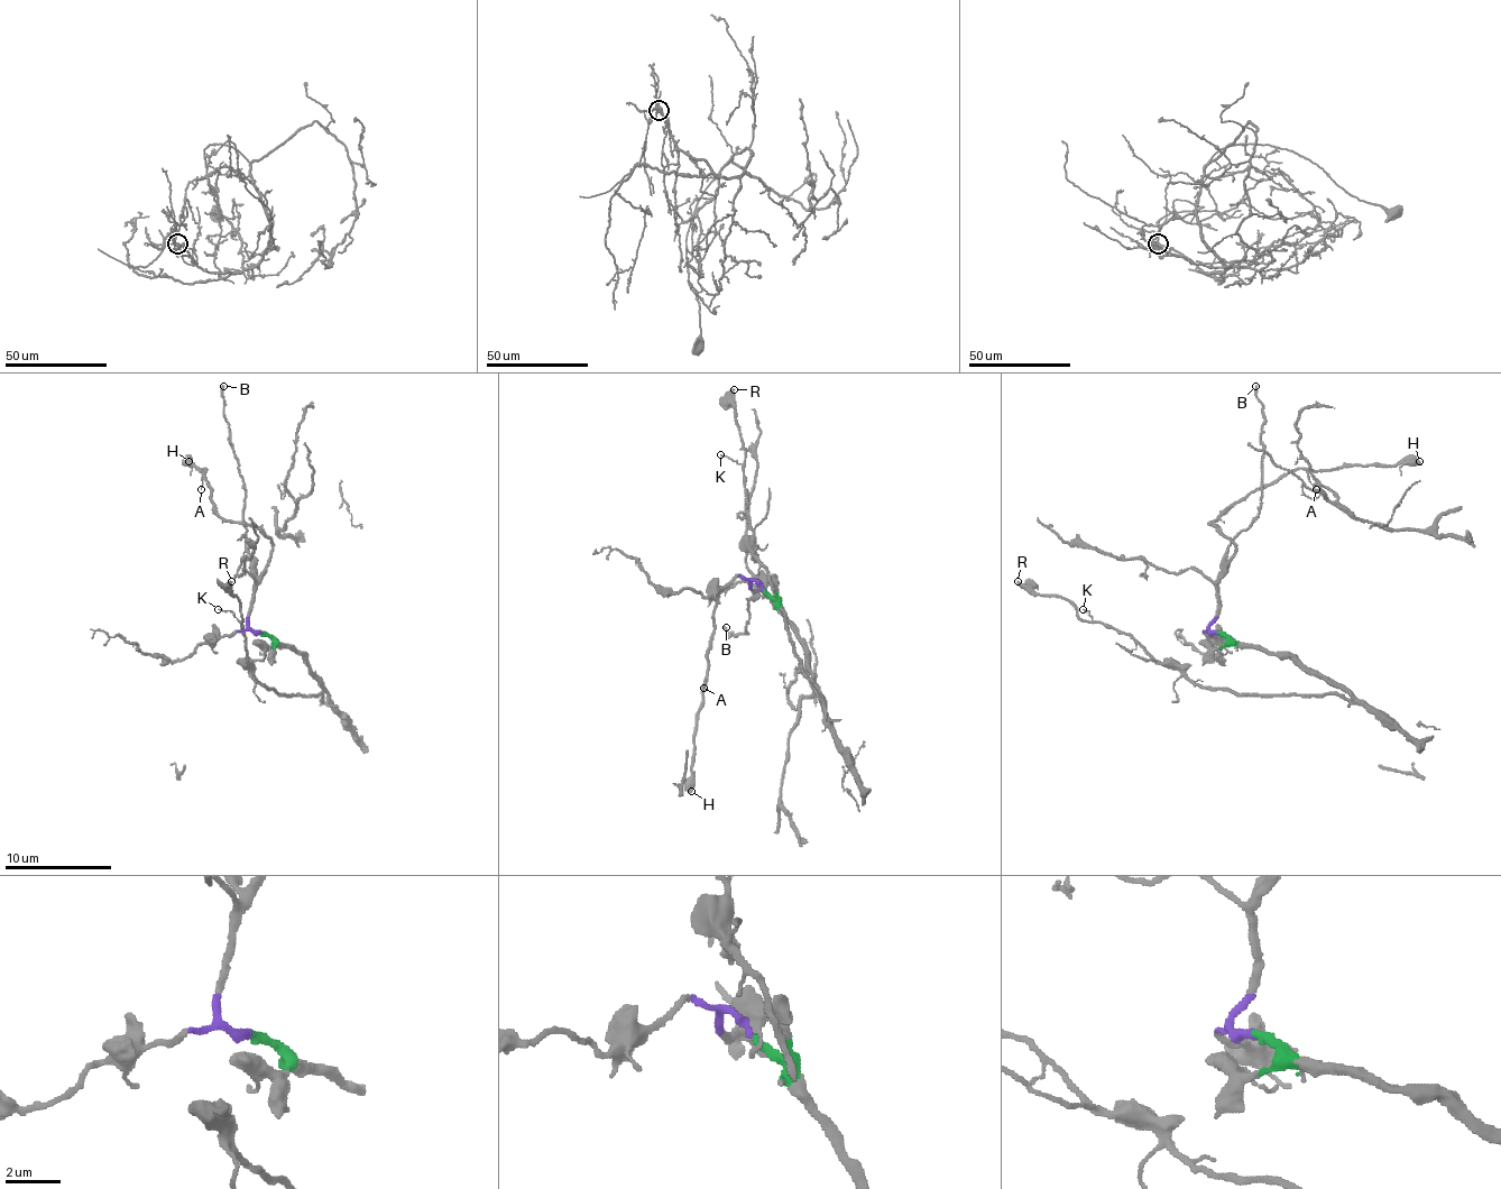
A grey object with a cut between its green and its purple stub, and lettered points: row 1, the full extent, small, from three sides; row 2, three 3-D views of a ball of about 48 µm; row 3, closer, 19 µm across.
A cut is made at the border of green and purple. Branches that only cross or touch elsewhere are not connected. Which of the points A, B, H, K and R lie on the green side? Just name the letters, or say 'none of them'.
K, R

